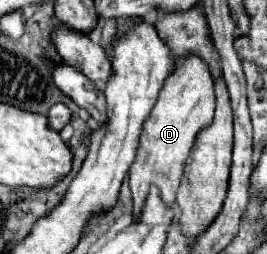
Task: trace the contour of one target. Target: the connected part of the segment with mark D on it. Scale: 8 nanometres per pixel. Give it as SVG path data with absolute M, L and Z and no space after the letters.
M187 55L177 61L173 73L167 77L163 89L159 91L159 99L151 109L149 117L143 123L143 131L139 137L139 149L129 169L129 185L133 193L133 217L139 217L139 209L147 199L147 191L151 185L161 189L165 203L175 203L175 193L179 189L181 173L189 151L195 143L199 131L211 125L215 113L215 79L209 71L209 65L199 55Z

